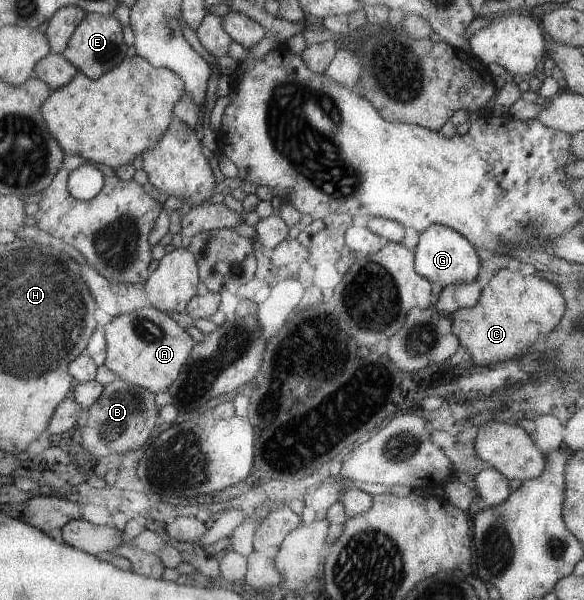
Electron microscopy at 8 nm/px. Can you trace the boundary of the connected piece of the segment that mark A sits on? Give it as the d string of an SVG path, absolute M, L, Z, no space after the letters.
M146 305L130 313L115 316L103 327L105 332L104 365L117 377L131 385L148 389L150 393L166 391L187 364L192 350L192 339L178 327L166 312L160 313L154 306Z

